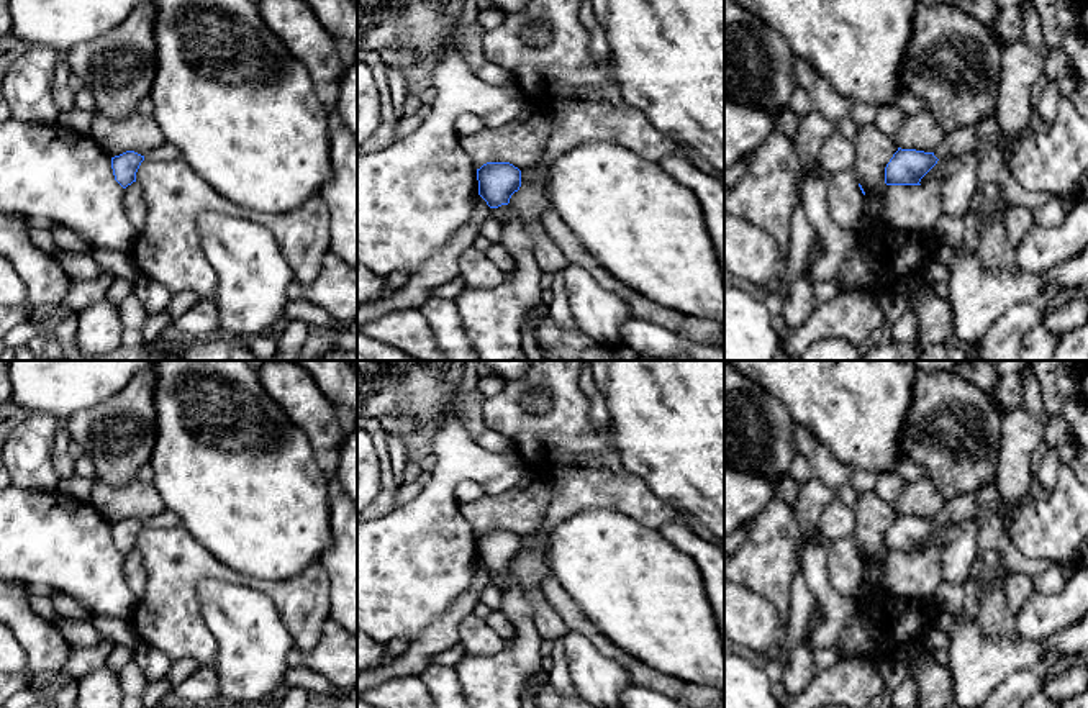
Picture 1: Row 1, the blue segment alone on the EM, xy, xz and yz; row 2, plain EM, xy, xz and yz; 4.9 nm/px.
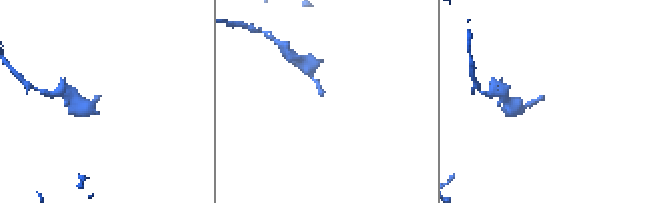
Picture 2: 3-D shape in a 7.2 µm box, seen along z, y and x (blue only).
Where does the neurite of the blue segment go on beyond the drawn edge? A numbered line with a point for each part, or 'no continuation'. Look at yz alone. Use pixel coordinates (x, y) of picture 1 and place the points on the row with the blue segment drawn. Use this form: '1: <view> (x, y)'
1: yz (965, 140)

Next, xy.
no continuation

